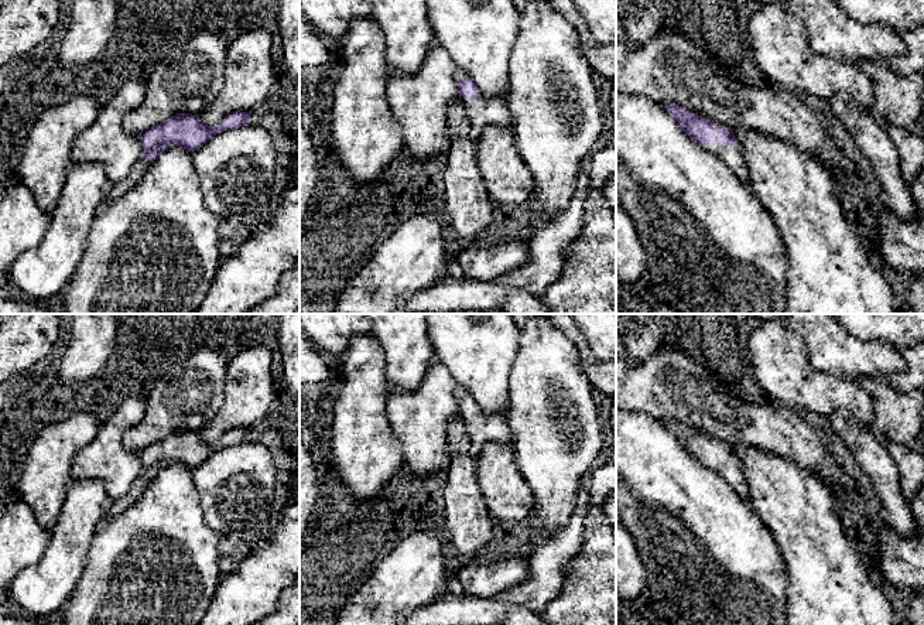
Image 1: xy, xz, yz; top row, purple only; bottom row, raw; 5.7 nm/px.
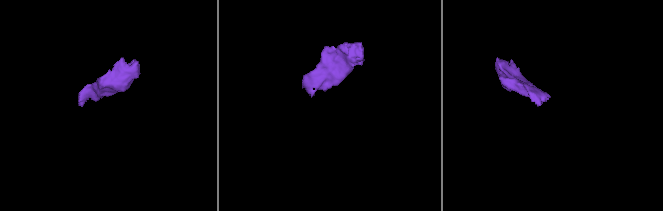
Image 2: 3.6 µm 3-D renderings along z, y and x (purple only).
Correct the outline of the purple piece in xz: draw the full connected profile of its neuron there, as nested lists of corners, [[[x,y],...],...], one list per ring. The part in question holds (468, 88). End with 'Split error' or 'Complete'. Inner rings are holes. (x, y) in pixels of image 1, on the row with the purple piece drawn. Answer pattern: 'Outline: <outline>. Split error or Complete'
Outline: [[[461,69],[455,72],[459,99],[466,107],[470,123],[470,139],[478,143],[489,126],[511,126],[511,113],[506,95],[487,99],[478,85]]]. Split error

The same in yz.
Outline: [[[675,103],[664,106],[680,129],[694,139],[699,147],[718,157],[742,184],[749,182],[749,168],[743,147],[733,130],[698,116]]]. Split error

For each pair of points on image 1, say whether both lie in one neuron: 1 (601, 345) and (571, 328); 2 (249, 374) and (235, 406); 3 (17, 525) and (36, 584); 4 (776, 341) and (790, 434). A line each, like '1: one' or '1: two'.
1: two
2: one
3: two
4: two

